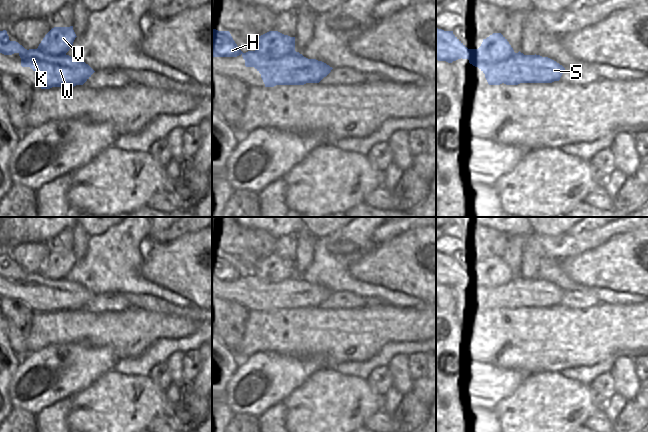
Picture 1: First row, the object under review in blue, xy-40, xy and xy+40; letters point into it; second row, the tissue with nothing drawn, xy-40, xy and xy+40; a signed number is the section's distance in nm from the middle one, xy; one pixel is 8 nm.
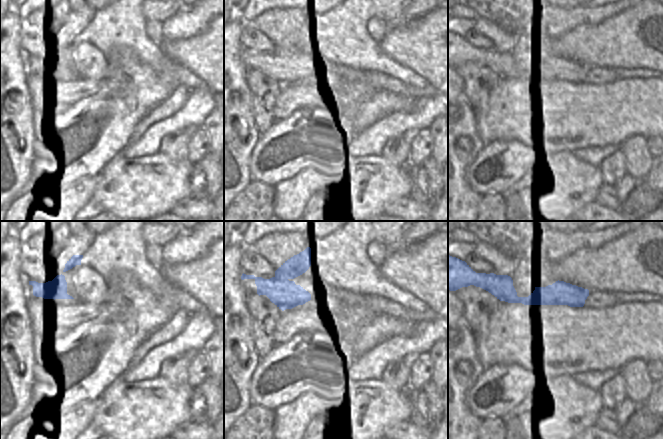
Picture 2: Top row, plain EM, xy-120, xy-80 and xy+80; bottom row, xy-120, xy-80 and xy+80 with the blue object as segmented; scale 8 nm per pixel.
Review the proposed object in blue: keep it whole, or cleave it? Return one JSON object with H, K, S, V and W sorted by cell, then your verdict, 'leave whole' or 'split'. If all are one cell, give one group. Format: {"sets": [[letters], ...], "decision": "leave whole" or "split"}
{"sets": [["H", "K", "S", "V", "W"]], "decision": "leave whole"}

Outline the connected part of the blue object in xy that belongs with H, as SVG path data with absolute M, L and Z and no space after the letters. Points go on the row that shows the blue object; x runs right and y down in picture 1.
M212 29L212 57L237 57L239 55L245 60L246 67L254 67L261 74L265 87L319 83L333 69L322 61L308 59L296 52L295 37L284 35L278 31L269 31L259 36L255 50L243 53L229 31Z

